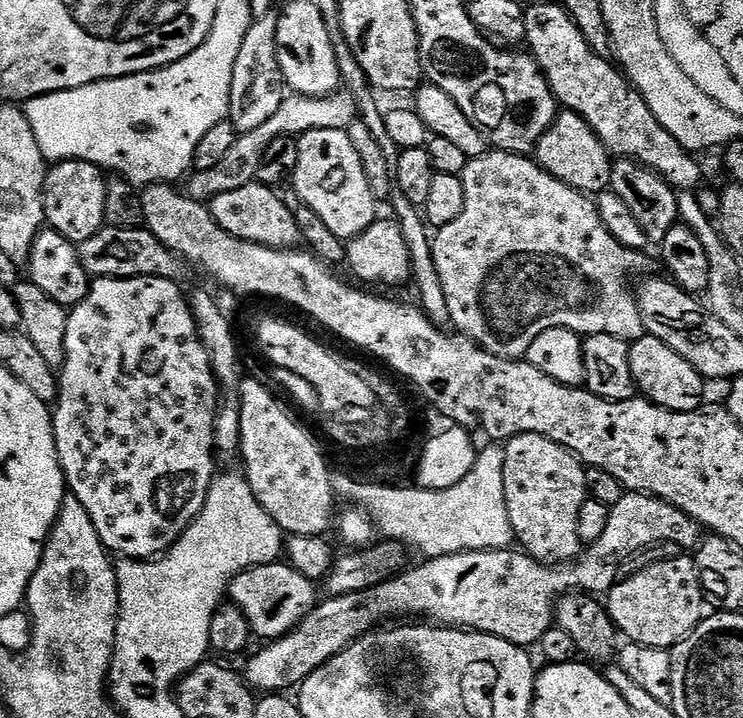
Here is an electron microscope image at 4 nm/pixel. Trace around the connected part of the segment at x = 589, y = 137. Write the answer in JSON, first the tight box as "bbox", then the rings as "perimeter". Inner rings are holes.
{"bbox":[534,110,614,198],"perimeter":[[[564,110],[557,115],[556,121],[548,127],[546,134],[542,134],[542,138],[536,143],[534,159],[542,166],[542,170],[558,178],[558,182],[566,182],[566,186],[585,192],[590,197],[595,198],[601,192],[609,191],[614,157],[598,138],[598,134],[594,134],[586,118],[578,114]]]}

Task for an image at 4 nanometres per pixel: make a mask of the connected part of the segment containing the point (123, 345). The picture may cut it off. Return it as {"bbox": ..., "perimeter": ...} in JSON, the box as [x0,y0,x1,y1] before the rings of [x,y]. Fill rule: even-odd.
{"bbox":[52,278,218,560],"perimeter":[[[166,278],[93,279],[85,300],[69,311],[66,322],[66,358],[64,367],[58,372],[60,393],[56,395],[52,412],[52,429],[60,468],[64,472],[67,491],[76,496],[78,502],[82,502],[82,506],[86,506],[86,514],[90,514],[90,522],[94,522],[94,530],[98,530],[98,538],[102,538],[109,553],[120,558],[151,560],[163,556],[169,548],[173,548],[180,535],[194,523],[202,510],[214,473],[217,471],[212,456],[214,457],[216,446],[218,381],[215,372],[212,371],[206,346],[200,340],[200,331],[196,328],[196,315],[192,312],[189,297],[186,292],[184,296],[180,287],[177,281]]]}

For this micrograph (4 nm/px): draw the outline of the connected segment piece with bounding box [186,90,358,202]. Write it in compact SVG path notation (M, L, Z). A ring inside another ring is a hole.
M337 90L331 96L298 96L285 95L284 101L278 110L265 123L249 133L237 135L234 147L226 158L213 166L211 170L193 171L187 177L186 191L190 198L201 202L211 202L220 194L230 194L230 190L239 190L242 186L253 183L258 174L258 162L262 162L262 154L266 154L266 146L274 142L279 136L294 136L299 138L310 130L347 130L357 119L354 98L345 90Z

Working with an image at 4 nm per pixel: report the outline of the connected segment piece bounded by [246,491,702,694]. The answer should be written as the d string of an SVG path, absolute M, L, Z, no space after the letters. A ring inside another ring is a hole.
M625 491L624 497L614 507L609 508L608 513L610 522L606 522L606 530L598 537L598 542L587 545L575 560L567 564L540 564L523 550L459 552L425 559L420 562L424 564L418 565L417 568L409 567L380 584L375 584L373 588L367 588L365 592L351 592L345 596L321 599L295 630L263 645L264 649L248 664L248 687L260 694L284 694L289 691L287 688L299 689L304 680L310 678L310 674L314 674L314 670L318 670L327 660L346 650L355 640L361 640L367 632L379 629L385 622L400 622L405 618L427 618L441 626L463 628L469 632L485 632L486 635L505 640L508 644L536 646L539 645L542 634L554 627L556 601L561 596L568 592L577 592L591 594L597 598L603 597L618 583L620 567L631 556L636 556L655 544L673 544L674 547L680 548L676 550L692 550L702 539L702 529L695 520L678 510L678 506L659 500L656 496Z

